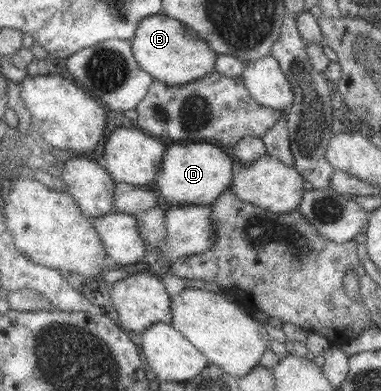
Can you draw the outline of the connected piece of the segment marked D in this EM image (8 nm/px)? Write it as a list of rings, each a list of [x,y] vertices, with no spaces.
[[[212,142],[174,144],[165,151],[162,166],[156,175],[158,193],[166,206],[213,205],[231,187],[234,171],[231,152]]]

